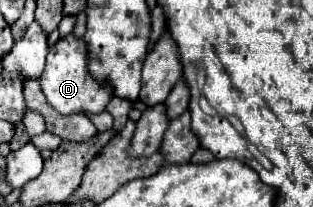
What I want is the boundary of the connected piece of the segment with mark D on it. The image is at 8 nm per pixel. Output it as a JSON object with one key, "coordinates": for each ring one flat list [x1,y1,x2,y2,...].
{"coordinates":[[67,35,59,39,47,55,45,71,41,75,41,91,47,99,47,103,59,113,59,115,91,115,105,111,107,103,111,101,109,87,101,87,101,83,93,81,93,77,85,69,85,43,81,39,75,39,73,35]]}

